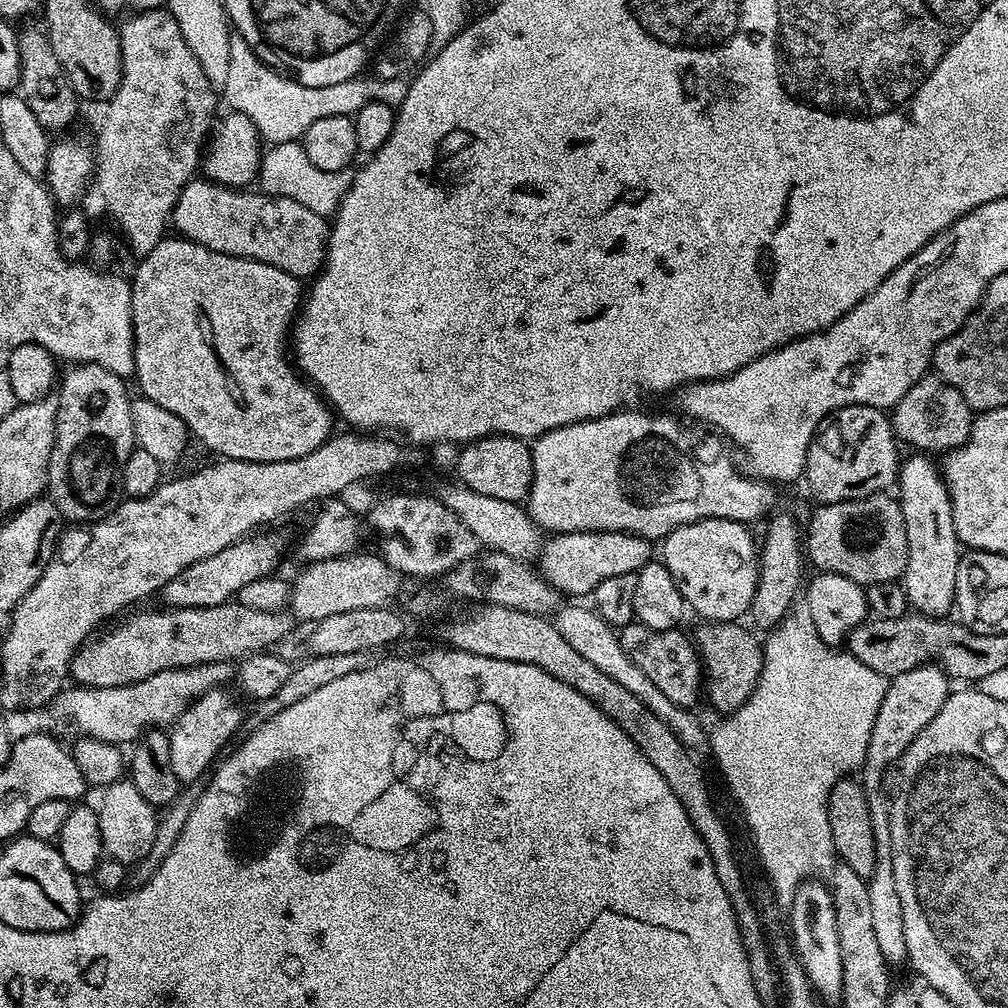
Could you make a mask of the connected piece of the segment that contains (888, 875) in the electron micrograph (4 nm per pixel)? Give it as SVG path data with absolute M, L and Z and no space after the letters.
M935 662L920 664L916 669L891 677L888 680L885 698L874 720L865 760L860 769L860 781L866 793L866 802L869 803L870 826L873 827L874 833L874 872L867 879L873 931L876 933L878 947L882 951L883 958L892 966L900 962L905 963L908 951L906 950L905 923L902 917L902 900L898 895L894 877L893 839L889 826L892 801L891 795L886 792L884 778L888 766L893 767L904 756L914 738L941 710L950 694L948 684L950 684L950 677Z

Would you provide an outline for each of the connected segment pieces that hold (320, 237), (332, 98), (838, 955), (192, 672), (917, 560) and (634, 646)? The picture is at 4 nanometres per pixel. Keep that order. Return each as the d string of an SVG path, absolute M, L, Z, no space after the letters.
M193 178L176 199L171 227L176 227L183 239L198 242L215 252L266 262L297 278L315 277L328 255L329 221L314 214L314 210L306 210L302 202L246 193L209 178Z
M233 35L230 42L230 71L222 86L222 96L228 99L231 111L248 116L257 126L261 141L274 145L299 141L306 130L310 130L310 126L321 118L355 117L356 112L362 110L362 106L370 106L370 102L399 106L406 98L407 79L382 80L369 76L361 74L346 82L334 82L334 86L306 86L264 64L241 36Z
M804 882L791 900L792 938L806 970L812 990L821 1001L839 1001L842 990L842 950L838 950L838 926L834 923L834 902L820 882Z
M202 663L188 668L171 668L143 679L142 682L124 687L65 687L52 703L56 717L76 722L77 728L87 737L117 746L133 743L146 731L166 728L179 717L201 694L235 679L235 665L226 663Z
M912 454L912 457L905 459L900 466L898 477L898 499L902 518L906 522L906 570L902 577L902 583L908 603L917 613L923 616L944 618L953 611L956 602L956 575L958 574L958 562L962 555L962 545L956 537L954 530L954 518L952 517L952 503L948 493L948 485L939 467L931 464L929 457L924 454Z
M633 622L619 629L618 635L622 650L633 660L634 665L670 698L670 702L683 708L692 708L695 700L702 696L702 689L706 684L704 662L700 658L693 637L680 631L679 627L670 630L650 630L650 626Z

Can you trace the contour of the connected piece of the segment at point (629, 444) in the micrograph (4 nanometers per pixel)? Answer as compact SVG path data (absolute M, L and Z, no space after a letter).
M617 410L611 416L594 418L593 420L579 420L535 437L534 443L531 445L532 457L534 458L534 478L532 479L532 488L528 491L526 511L531 516L532 521L545 533L632 532L635 536L645 536L647 540L656 542L670 535L674 530L678 530L678 526L689 524L695 520L722 518L723 520L749 522L748 520L758 519L763 512L769 511L768 513L771 513L773 511L772 503L776 500L777 489L771 483L755 479L743 471L740 473L736 469L735 462L732 461L733 449L719 435L708 434L712 436L704 437L702 433L687 428L687 426L692 427L687 423L684 423L685 425L679 424L672 416L651 416L648 412L628 411L632 410Z

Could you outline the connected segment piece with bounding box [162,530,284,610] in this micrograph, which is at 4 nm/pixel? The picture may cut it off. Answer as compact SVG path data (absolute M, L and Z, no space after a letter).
M264 530L259 534L249 534L242 540L235 540L226 550L218 550L218 554L210 554L210 558L202 558L202 562L194 562L194 566L186 566L182 574L170 578L162 589L162 597L169 609L205 608L227 604L250 582L258 582L258 578L266 578L277 571L280 559L284 556L284 540L276 532Z

